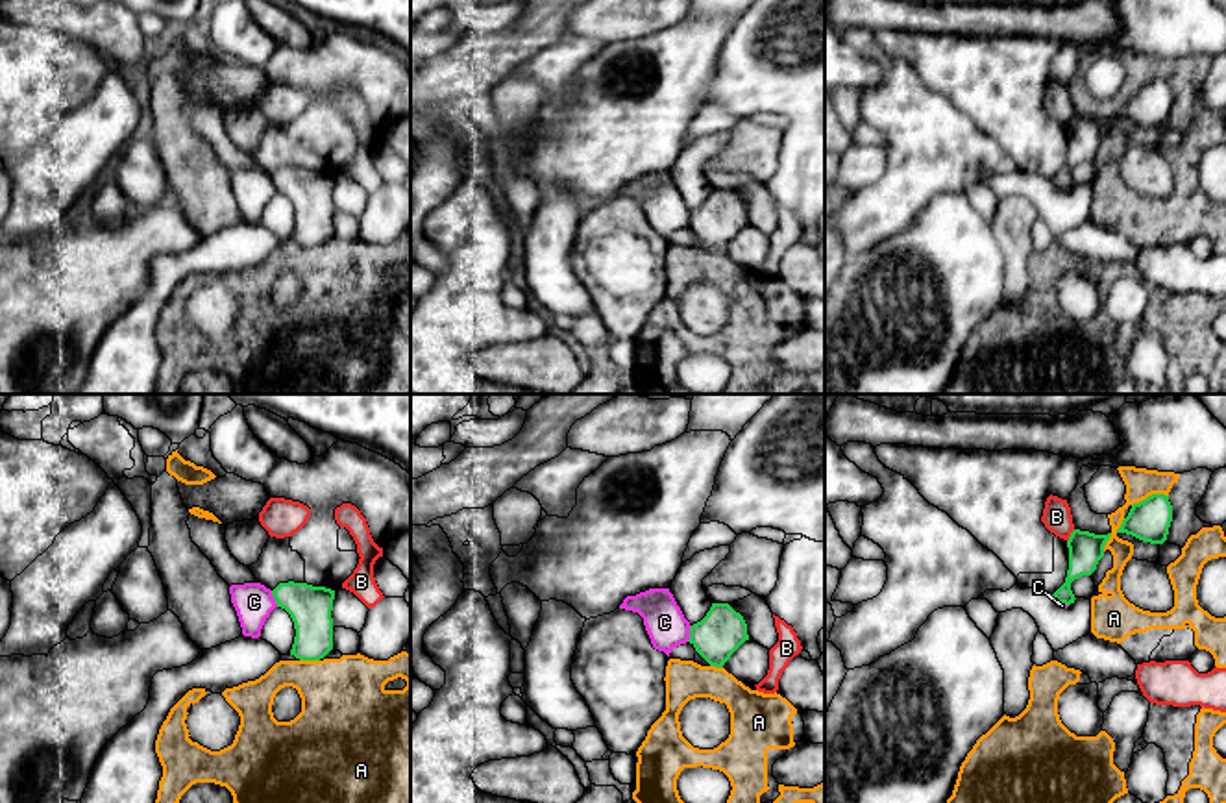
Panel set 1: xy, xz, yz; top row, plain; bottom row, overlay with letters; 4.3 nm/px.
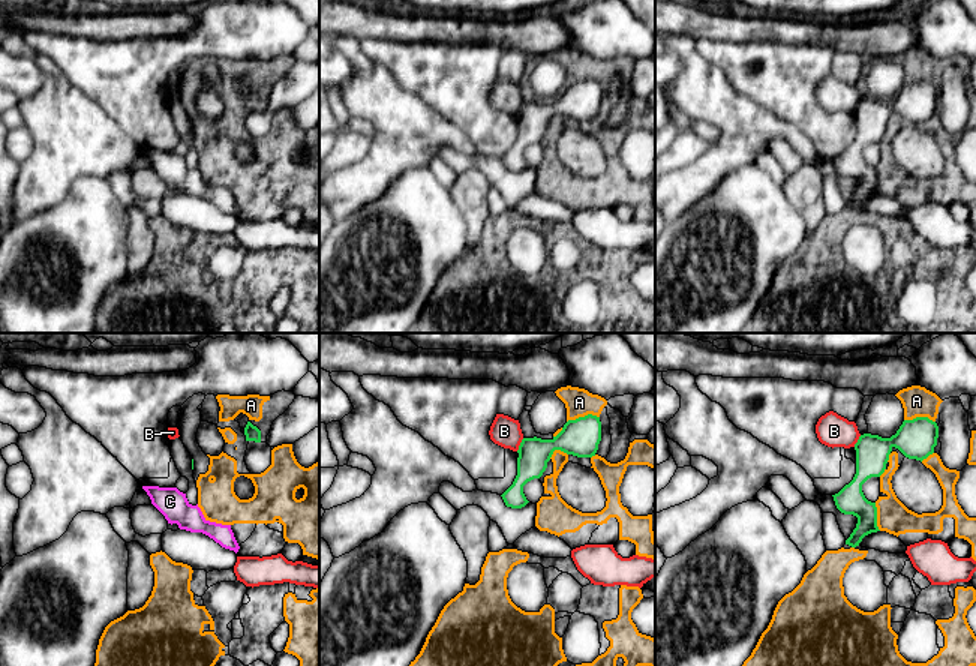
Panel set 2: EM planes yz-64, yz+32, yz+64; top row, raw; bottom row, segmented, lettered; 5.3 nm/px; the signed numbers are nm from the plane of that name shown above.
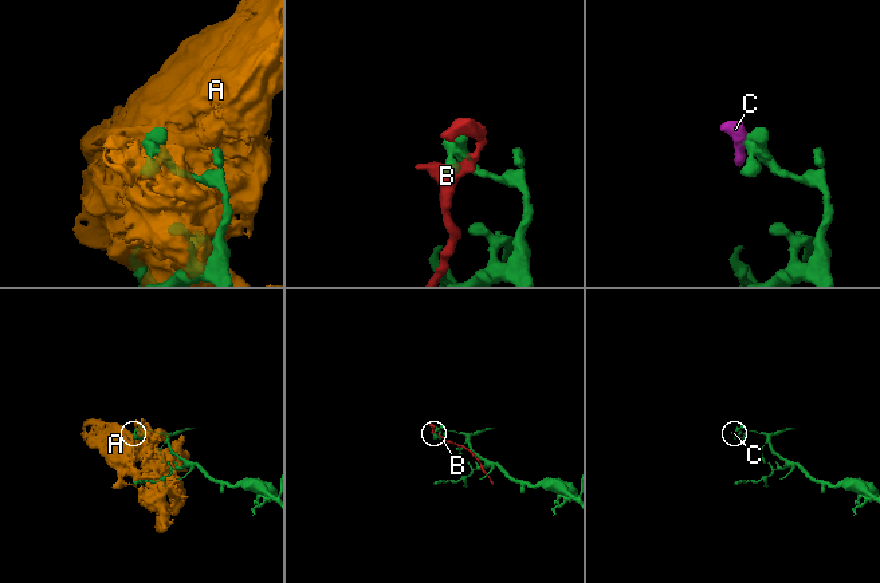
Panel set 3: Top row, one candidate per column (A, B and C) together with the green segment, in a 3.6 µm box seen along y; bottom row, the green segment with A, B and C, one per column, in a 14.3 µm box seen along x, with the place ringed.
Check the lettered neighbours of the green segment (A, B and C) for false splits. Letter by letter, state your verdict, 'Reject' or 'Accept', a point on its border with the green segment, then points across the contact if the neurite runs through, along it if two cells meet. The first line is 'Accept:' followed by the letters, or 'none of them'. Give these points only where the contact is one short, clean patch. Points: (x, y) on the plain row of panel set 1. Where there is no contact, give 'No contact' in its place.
Accept: none of them
A: Reject. Touches green at yz (1149, 82)
B: Reject. Touches green at yz (1071, 121)
C: Reject. Touches green at xy (274, 184). Boundary: xy (270, 176), (278, 191)

